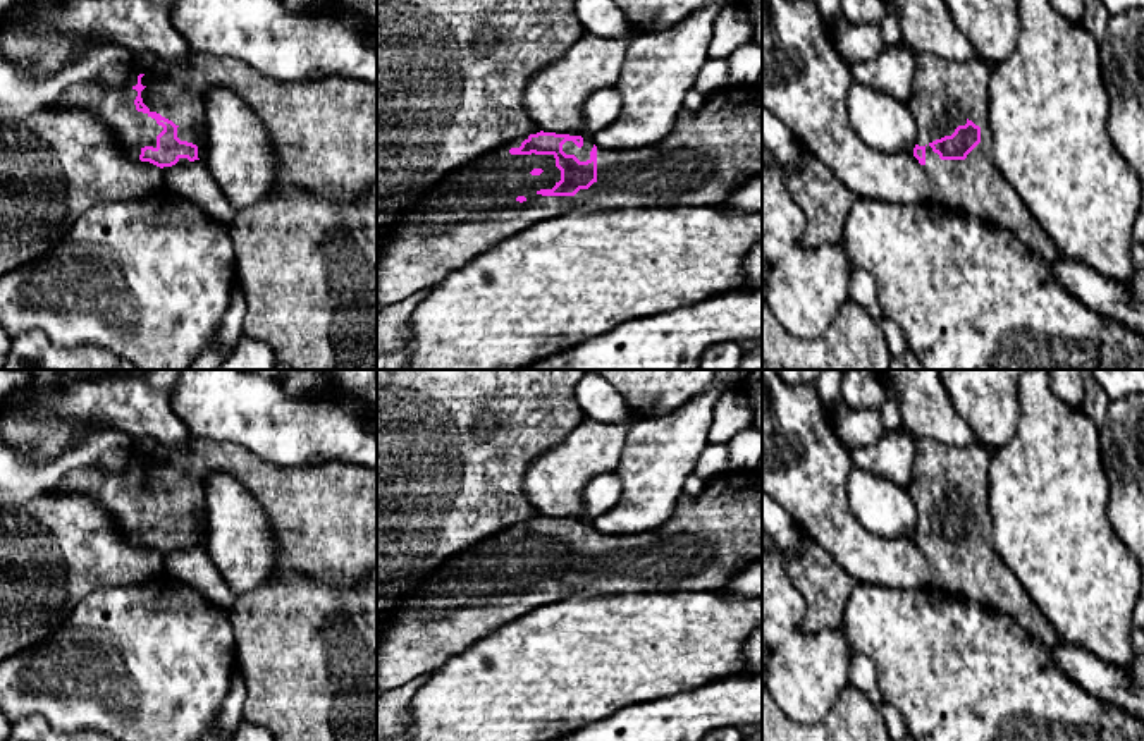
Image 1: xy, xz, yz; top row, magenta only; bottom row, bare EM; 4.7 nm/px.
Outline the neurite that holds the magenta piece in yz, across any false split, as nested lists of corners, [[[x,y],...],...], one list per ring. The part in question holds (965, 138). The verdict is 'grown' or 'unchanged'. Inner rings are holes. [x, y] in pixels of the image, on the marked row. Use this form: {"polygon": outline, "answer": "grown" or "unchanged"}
{"polygon": [[[915,53],[908,108],[917,126],[913,156],[926,167],[934,201],[1013,232],[1048,261],[1063,258],[1013,186],[991,160],[991,65]]], "answer": "grown"}

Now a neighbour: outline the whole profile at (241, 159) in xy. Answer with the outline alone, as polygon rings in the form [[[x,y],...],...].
[[[222,86],[205,93],[206,163],[236,210],[272,196],[279,160],[268,129],[239,96]]]

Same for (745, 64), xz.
[[[747,43],[728,58],[728,89],[738,84],[755,84],[762,74],[762,46]]]

